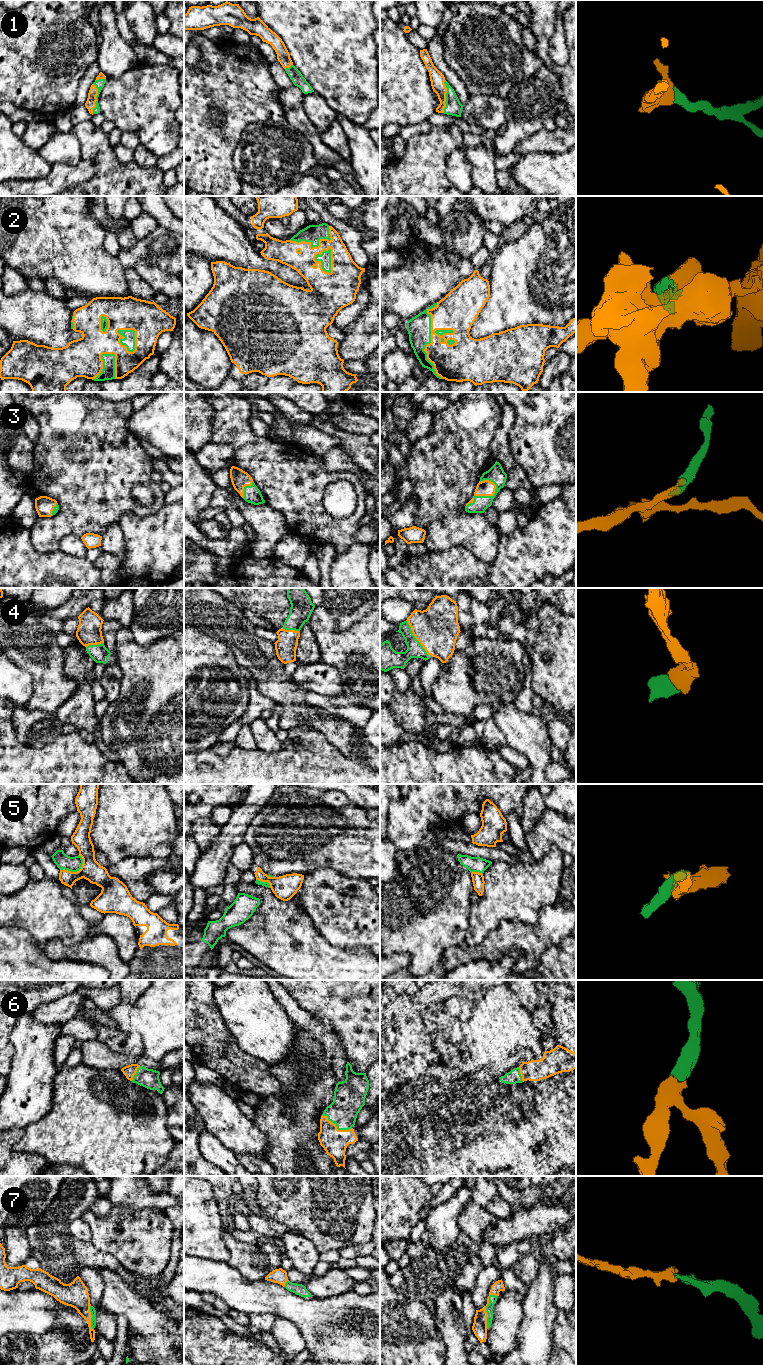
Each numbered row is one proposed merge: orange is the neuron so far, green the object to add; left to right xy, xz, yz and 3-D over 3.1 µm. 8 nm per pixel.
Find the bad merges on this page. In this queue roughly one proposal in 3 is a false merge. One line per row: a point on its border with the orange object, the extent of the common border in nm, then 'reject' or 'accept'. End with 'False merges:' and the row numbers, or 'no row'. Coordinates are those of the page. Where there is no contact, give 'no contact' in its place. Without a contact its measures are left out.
1: yz (445, 96) | 260 nm | accept
2: yz (431, 340) | 600 nm | accept
3: yz (483, 495) | 300 nm | accept
4: yz (415, 637) | 340 nm | accept
5: xy (75, 872) | 220 nm | reject
6: xz (336, 1127) | 260 nm | accept
7: yz (485, 1310) | 280 nm | accept
False merges: 5

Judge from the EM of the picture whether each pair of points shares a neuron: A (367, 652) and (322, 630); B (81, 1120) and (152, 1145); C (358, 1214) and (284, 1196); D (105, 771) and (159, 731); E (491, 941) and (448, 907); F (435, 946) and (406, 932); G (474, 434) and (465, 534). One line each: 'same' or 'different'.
A: same
B: same
C: same
D: different
E: different
F: same
G: same

